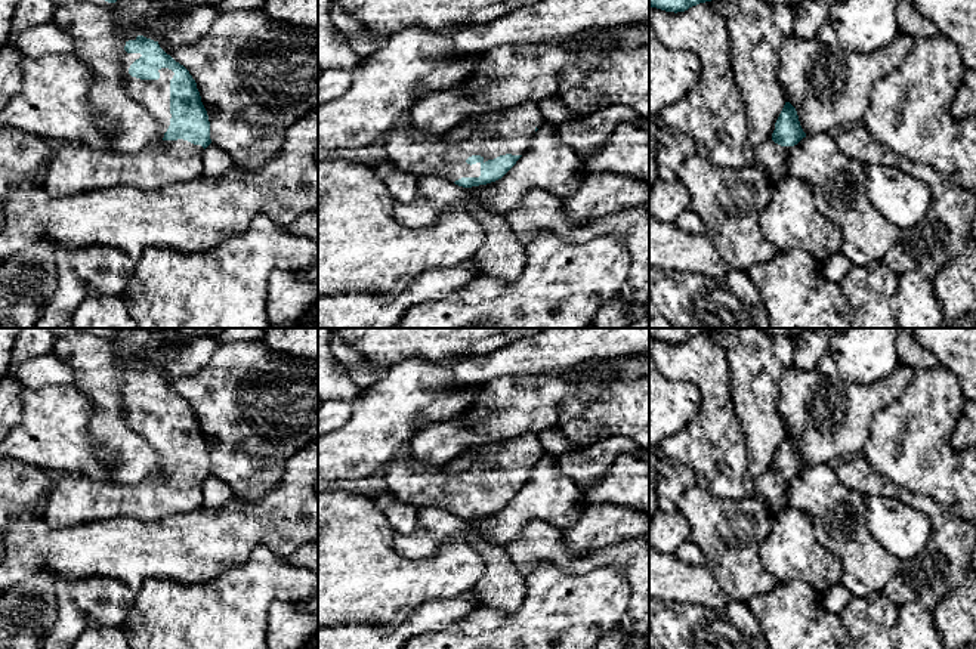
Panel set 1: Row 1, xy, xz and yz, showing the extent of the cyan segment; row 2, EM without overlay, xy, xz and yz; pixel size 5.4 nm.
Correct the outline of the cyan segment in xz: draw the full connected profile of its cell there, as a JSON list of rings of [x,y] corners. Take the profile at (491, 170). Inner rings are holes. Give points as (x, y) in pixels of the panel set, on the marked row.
[[[525,102],[509,109],[472,115],[463,123],[466,121],[478,123],[473,133],[464,142],[450,145],[445,135],[421,132],[405,118],[384,135],[386,157],[398,170],[417,177],[435,174],[463,188],[487,185],[501,179],[526,152],[544,118],[534,102]]]

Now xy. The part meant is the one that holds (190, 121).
[[[121,0],[92,1],[117,12],[115,25],[123,30],[121,40],[126,43],[121,52],[126,89],[130,98],[155,118],[160,127],[160,139],[136,152],[102,152],[81,143],[56,143],[44,173],[44,191],[55,198],[62,198],[118,185],[158,189],[203,176],[203,152],[211,143],[211,139],[209,115],[195,80],[183,65],[160,47],[154,34],[136,35],[127,30],[126,18],[117,10]]]

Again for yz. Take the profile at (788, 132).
[[[785,102],[775,123],[773,133],[763,145],[754,149],[754,166],[763,170],[775,185],[787,176],[788,151],[803,137],[806,137],[806,133],[800,126],[797,111],[790,102]]]

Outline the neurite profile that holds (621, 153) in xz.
[[[620,123],[590,158],[583,161],[586,171],[615,173],[649,182],[649,136],[631,123]]]

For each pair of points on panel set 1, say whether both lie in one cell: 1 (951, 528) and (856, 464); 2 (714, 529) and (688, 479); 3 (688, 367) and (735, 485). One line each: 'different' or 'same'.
1: same
2: different
3: same

